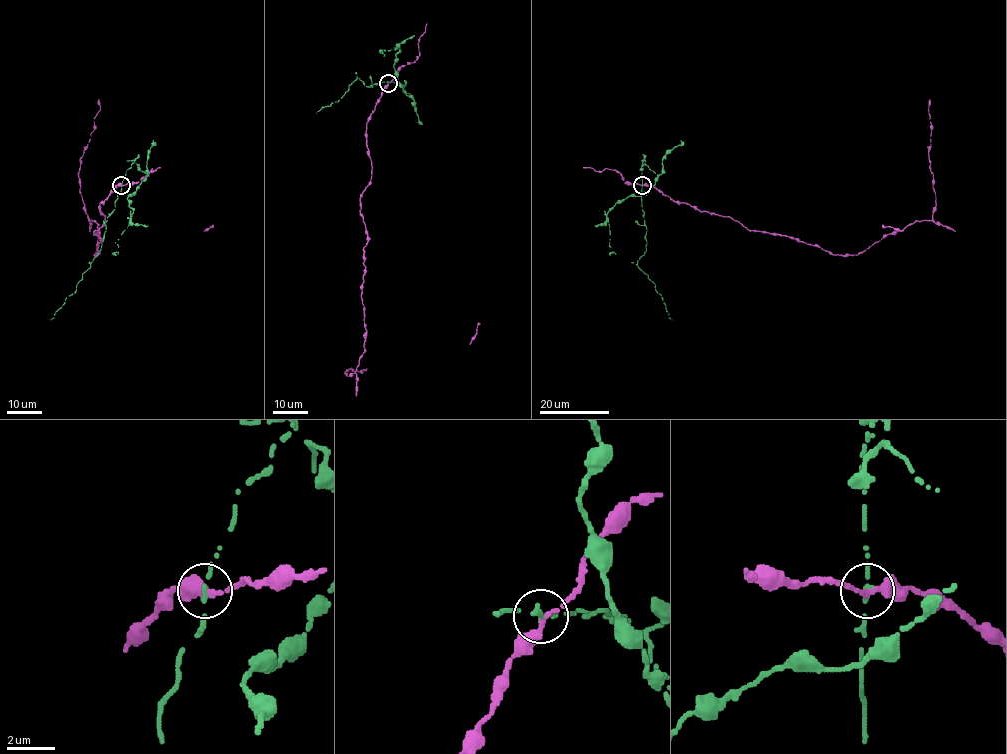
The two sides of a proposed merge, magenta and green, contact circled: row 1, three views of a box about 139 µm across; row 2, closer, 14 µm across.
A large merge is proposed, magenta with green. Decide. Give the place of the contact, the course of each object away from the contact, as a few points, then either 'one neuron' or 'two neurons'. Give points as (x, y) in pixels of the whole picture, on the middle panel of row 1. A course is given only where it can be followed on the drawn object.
place (388, 83); course magenta (388, 83), (366, 124), (372, 169), (360, 198), (368, 240), (364, 352), (355, 373), (345, 373), (364, 370); course green (388, 83), (402, 85), (412, 98), (398, 80), (393, 64), (399, 49), (382, 50), (384, 56); two neurons

